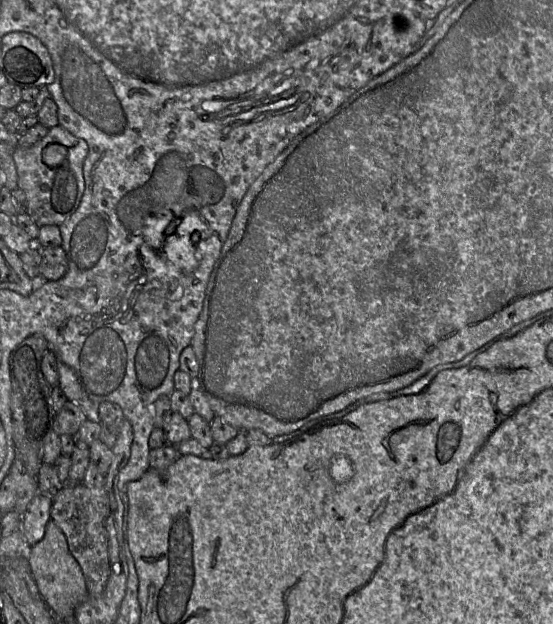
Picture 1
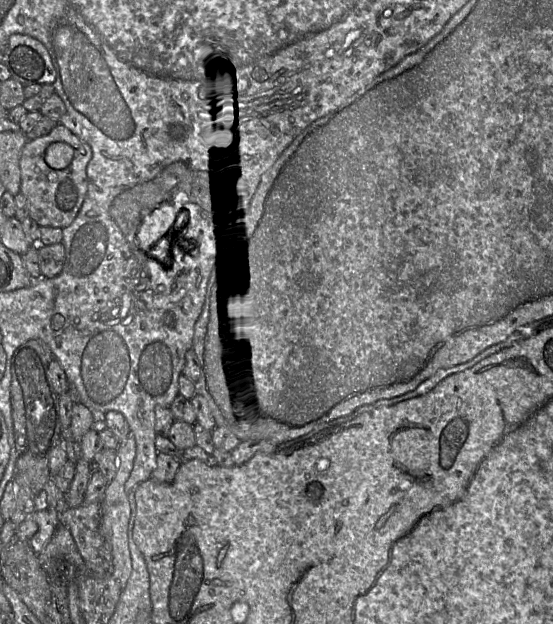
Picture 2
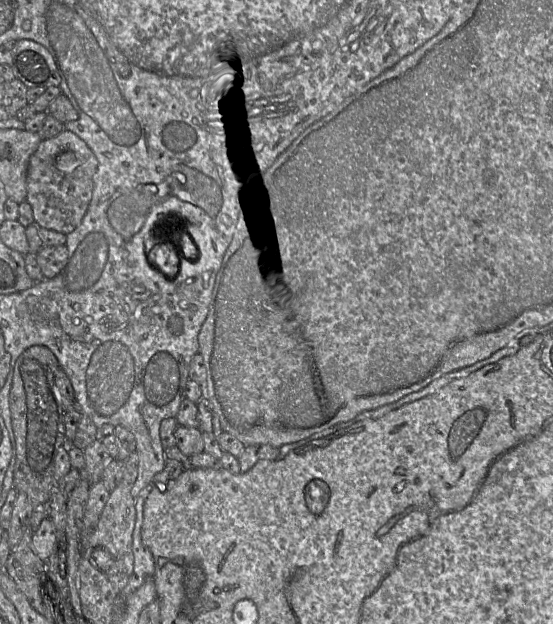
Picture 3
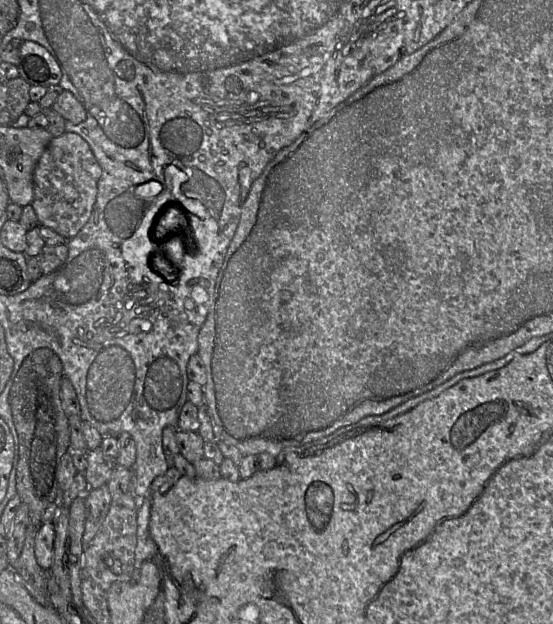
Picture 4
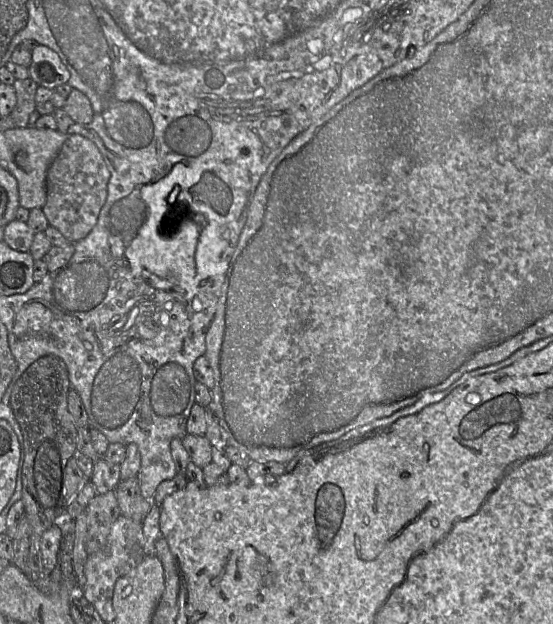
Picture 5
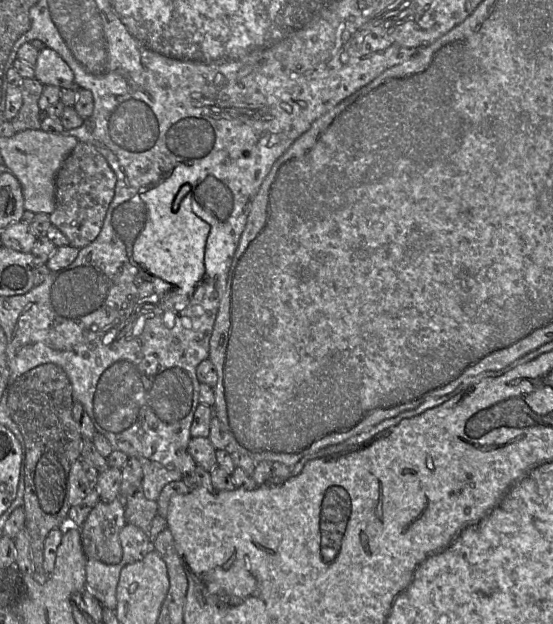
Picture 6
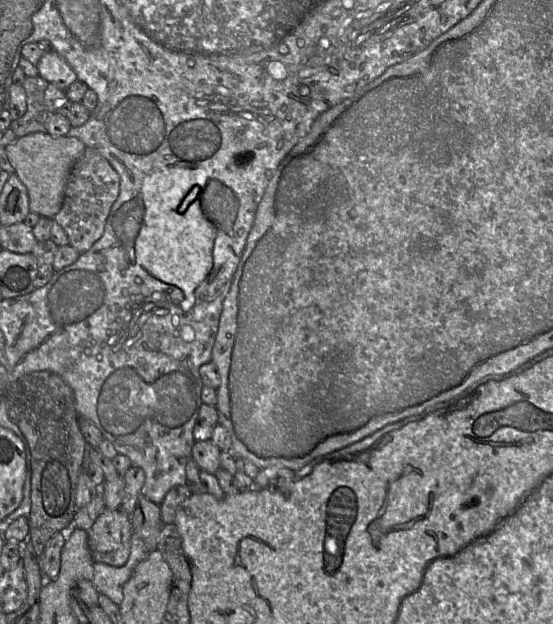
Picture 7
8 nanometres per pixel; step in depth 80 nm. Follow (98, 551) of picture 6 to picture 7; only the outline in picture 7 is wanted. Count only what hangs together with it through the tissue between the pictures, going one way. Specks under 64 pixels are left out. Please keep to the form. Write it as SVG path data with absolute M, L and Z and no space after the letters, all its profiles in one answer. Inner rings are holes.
M105 509L87 531L88 545L94 562L113 567L125 565L131 549L133 529L121 509Z

